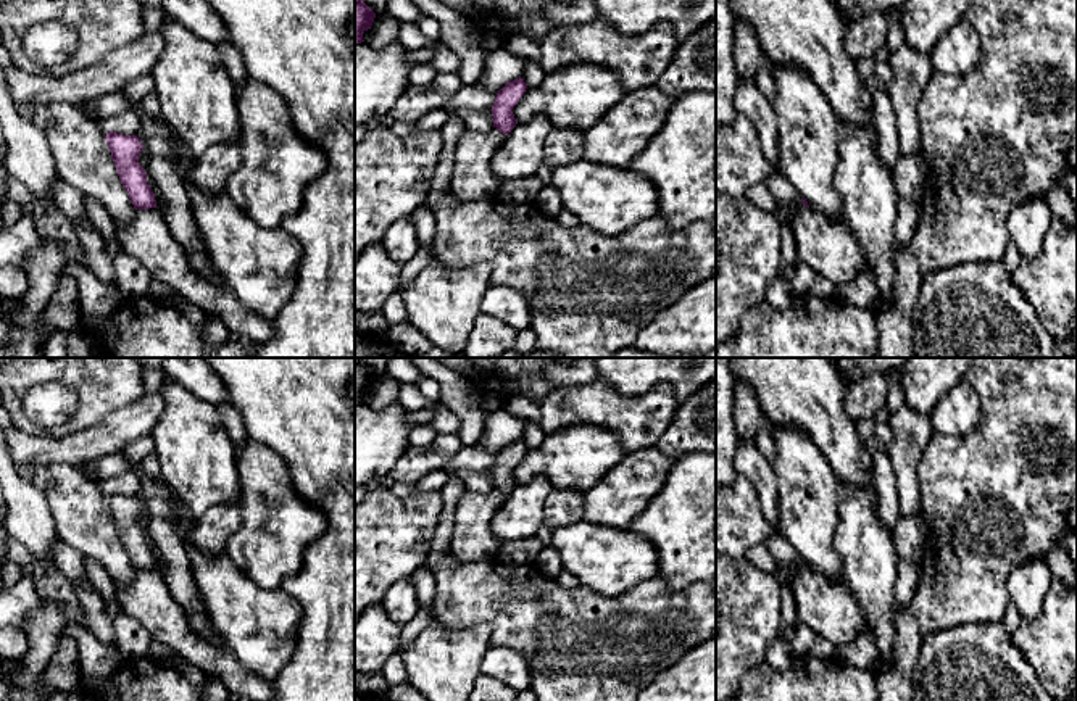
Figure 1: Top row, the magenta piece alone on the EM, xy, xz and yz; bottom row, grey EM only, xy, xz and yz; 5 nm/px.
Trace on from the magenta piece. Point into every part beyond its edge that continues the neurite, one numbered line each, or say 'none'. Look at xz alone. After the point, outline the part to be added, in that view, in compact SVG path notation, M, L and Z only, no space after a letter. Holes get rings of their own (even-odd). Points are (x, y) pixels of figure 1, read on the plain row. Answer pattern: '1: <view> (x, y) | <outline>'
none

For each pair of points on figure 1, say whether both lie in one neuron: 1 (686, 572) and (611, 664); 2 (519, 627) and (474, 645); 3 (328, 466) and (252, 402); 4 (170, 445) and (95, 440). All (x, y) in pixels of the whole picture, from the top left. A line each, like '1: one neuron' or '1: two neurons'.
1: two neurons
2: two neurons
3: one neuron
4: two neurons

